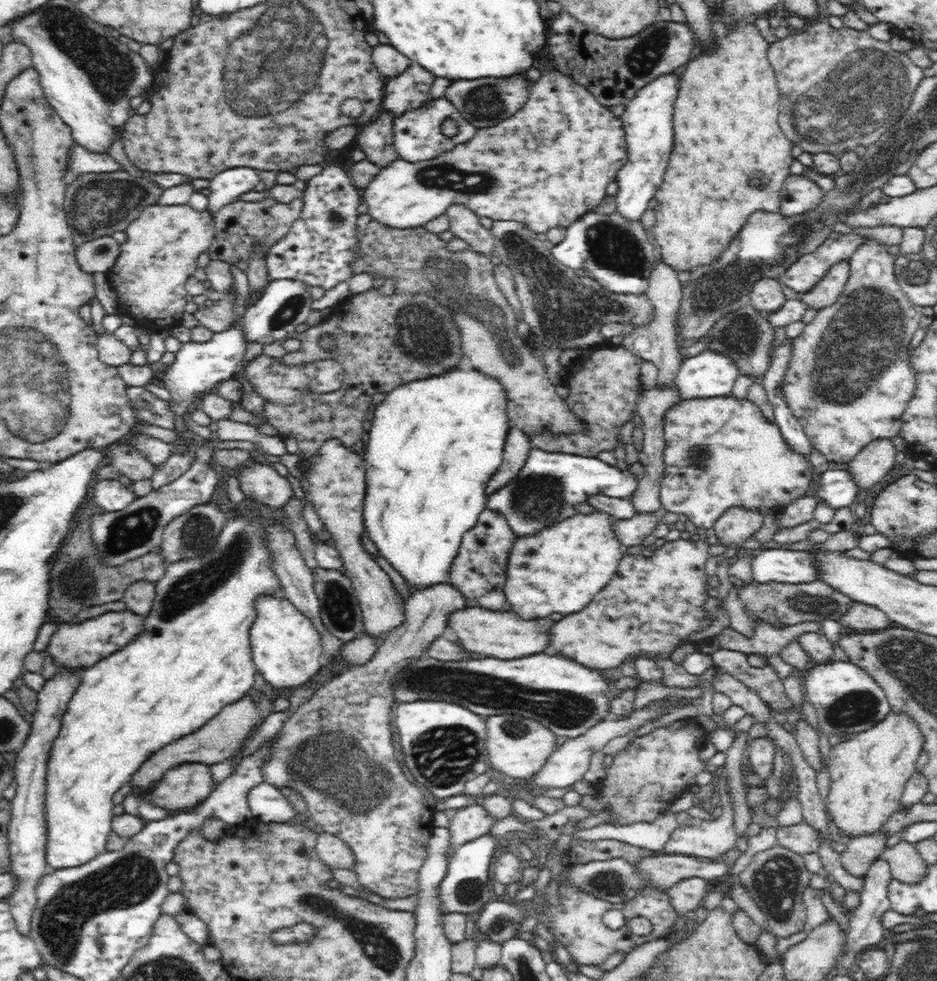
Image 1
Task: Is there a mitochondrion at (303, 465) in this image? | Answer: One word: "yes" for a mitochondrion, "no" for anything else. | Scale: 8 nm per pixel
no

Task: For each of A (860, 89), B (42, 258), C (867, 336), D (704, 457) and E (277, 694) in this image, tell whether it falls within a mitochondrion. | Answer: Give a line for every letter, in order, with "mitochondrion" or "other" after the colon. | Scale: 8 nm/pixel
A: mitochondrion
B: other
C: mitochondrion
D: mitochondrion
E: other

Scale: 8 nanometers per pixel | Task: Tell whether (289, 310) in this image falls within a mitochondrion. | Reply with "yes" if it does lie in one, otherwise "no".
yes

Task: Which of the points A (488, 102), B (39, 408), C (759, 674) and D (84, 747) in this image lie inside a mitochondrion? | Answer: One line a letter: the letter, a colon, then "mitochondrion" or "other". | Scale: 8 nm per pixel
A: mitochondrion
B: mitochondrion
C: other
D: other

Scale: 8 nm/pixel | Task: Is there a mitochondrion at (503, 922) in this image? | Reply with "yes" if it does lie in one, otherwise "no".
yes

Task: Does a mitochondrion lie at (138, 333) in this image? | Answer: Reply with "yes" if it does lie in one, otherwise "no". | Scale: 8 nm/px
no

